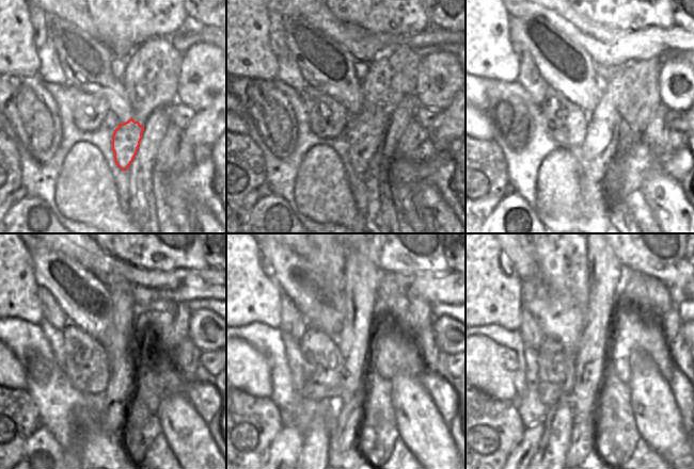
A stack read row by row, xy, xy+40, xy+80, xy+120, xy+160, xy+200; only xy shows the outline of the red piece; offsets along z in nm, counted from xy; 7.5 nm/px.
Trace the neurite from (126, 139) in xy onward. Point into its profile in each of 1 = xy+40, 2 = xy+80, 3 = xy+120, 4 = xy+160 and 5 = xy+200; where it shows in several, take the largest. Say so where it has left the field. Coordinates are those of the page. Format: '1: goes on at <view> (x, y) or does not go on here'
1: goes on at xy+40 (363, 134)
2: goes on at xy+80 (599, 146)
3: goes on at xy+120 (117, 341)
4: goes on at xy+160 (362, 276)
5: goes on at xy+200 (604, 269)

